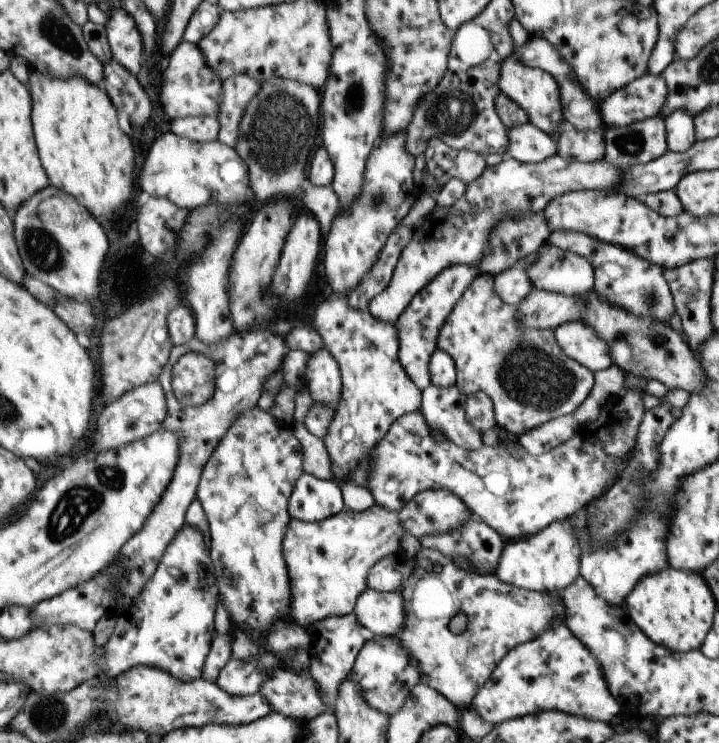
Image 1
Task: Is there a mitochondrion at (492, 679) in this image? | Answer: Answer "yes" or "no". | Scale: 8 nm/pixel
no

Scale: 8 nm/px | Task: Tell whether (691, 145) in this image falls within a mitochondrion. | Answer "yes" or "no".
no

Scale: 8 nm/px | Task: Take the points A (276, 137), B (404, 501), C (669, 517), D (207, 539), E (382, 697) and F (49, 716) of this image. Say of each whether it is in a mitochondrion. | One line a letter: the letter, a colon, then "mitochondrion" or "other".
A: mitochondrion
B: other
C: other
D: other
E: mitochondrion
F: mitochondrion

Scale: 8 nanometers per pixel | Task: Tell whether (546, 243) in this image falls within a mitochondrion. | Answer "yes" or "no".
no

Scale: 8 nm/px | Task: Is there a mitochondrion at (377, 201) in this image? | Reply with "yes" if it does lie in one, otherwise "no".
yes

